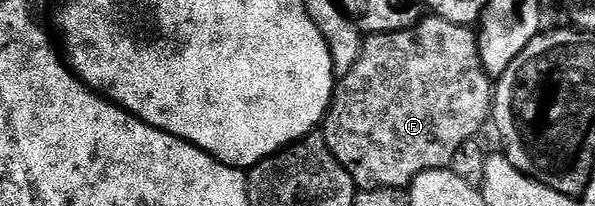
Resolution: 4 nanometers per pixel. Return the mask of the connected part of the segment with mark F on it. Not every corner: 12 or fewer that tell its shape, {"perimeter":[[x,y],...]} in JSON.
{"perimeter":[[473,27],[369,34],[322,133],[360,190],[489,125]]}

